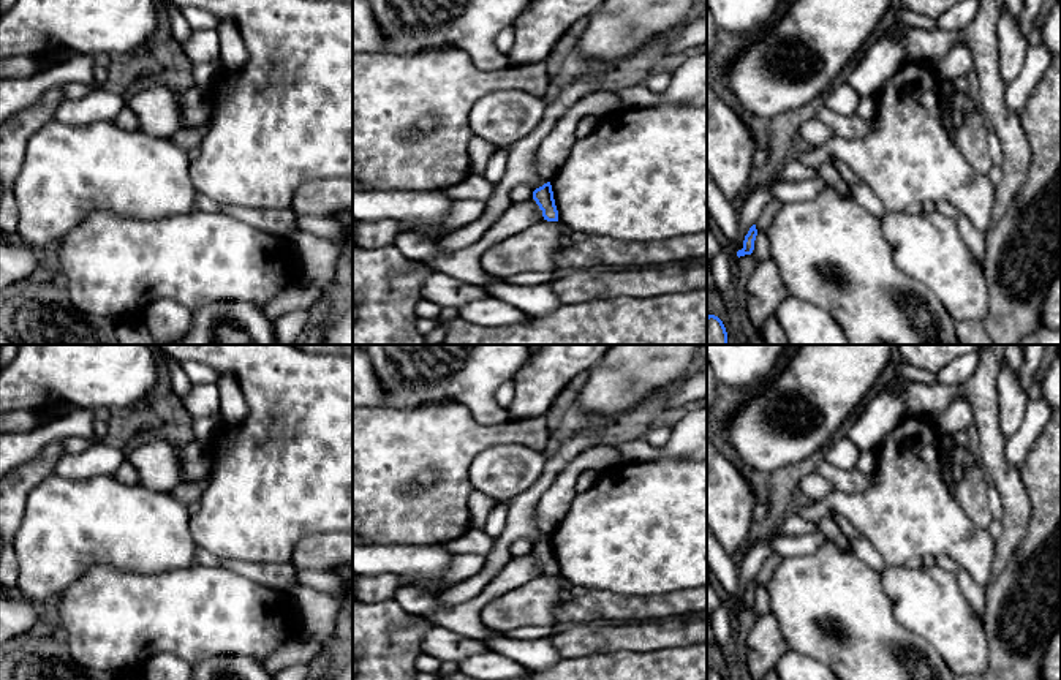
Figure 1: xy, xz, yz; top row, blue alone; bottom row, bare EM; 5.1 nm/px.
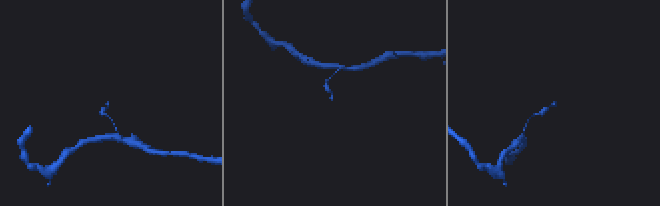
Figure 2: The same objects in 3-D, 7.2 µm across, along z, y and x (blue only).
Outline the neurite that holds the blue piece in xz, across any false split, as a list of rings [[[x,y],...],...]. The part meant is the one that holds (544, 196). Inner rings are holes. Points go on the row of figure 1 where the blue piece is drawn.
[[[550,182],[544,183],[542,187],[533,191],[533,199],[542,210],[542,217],[547,221],[558,221],[558,210],[553,199],[553,191]]]

